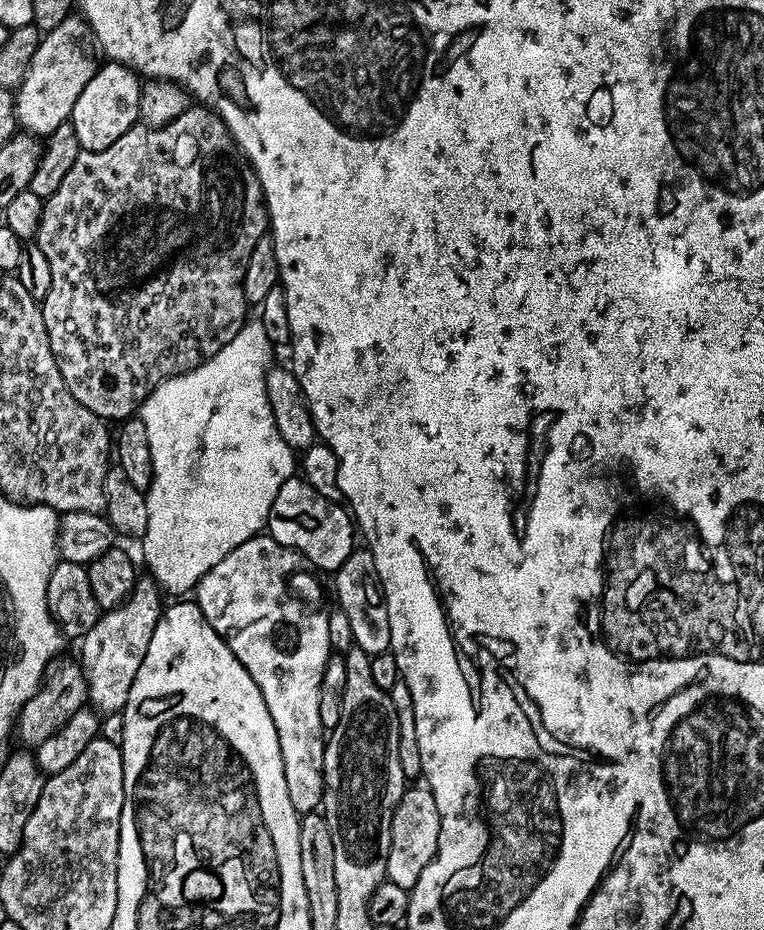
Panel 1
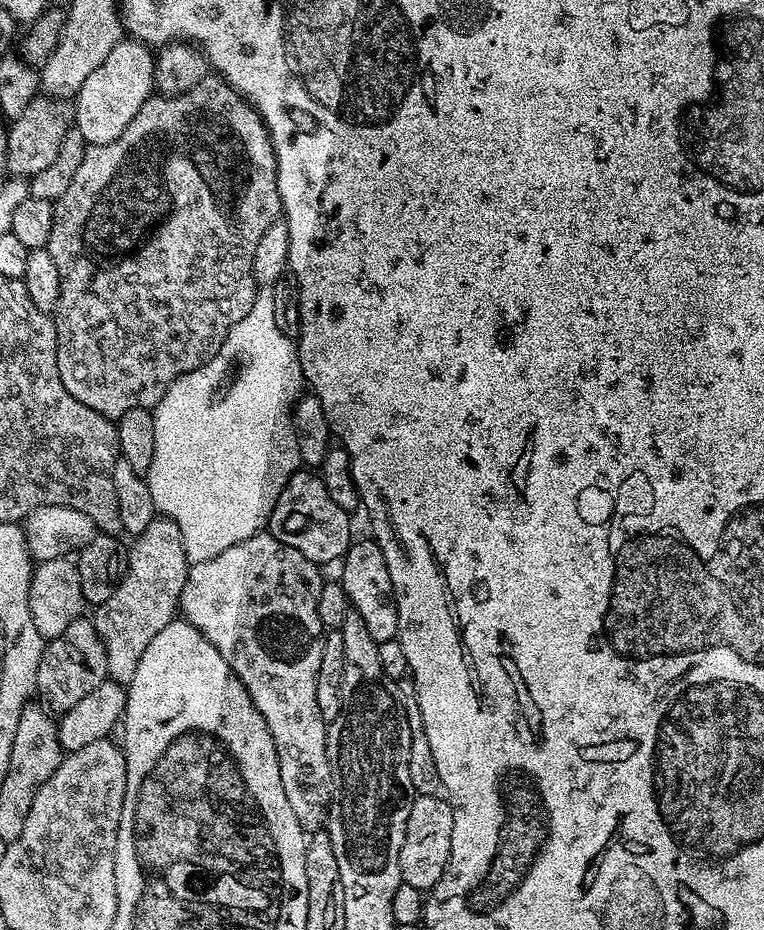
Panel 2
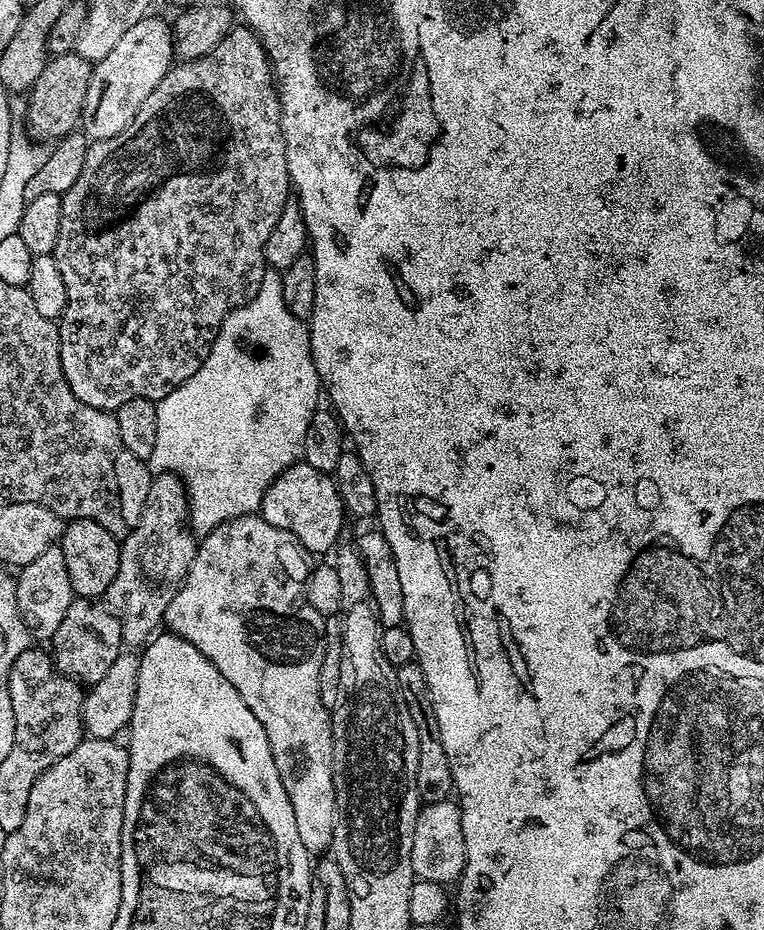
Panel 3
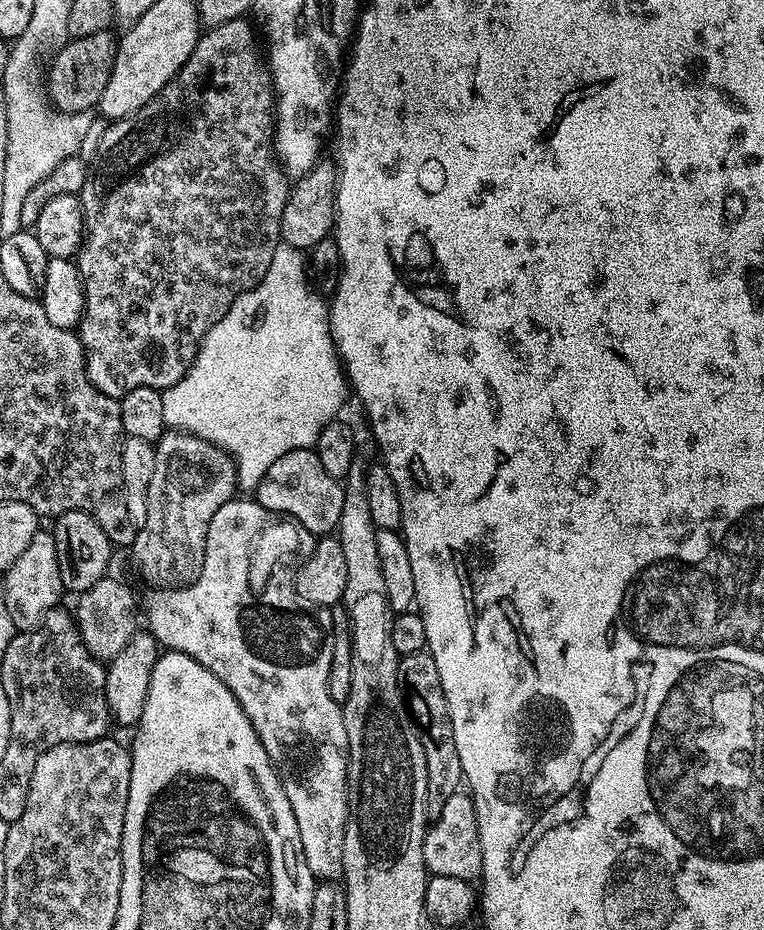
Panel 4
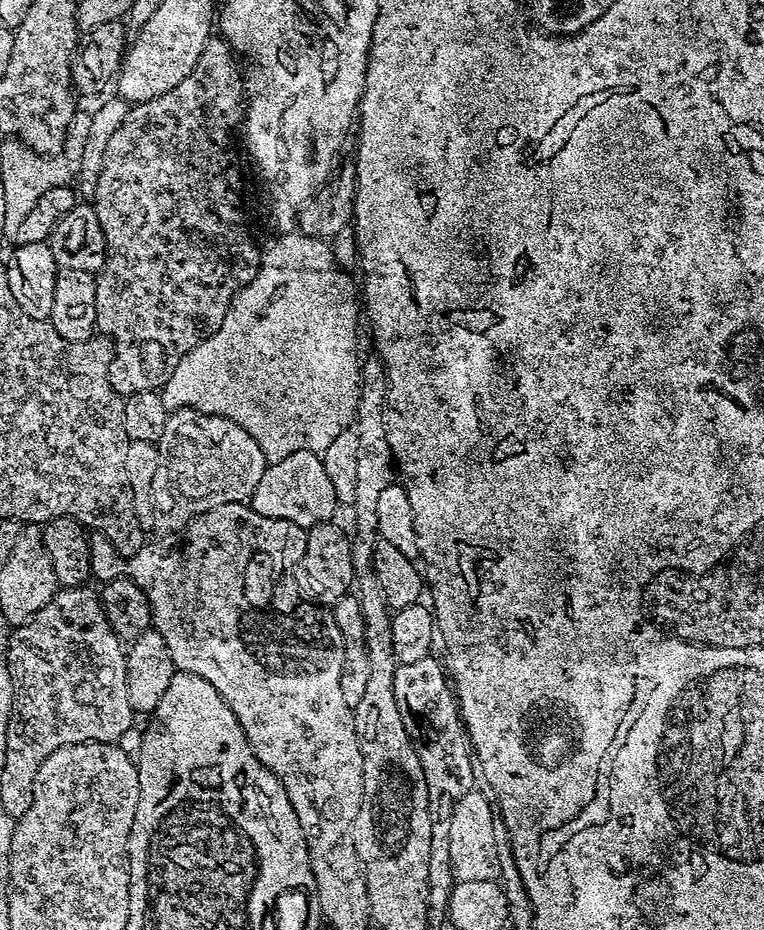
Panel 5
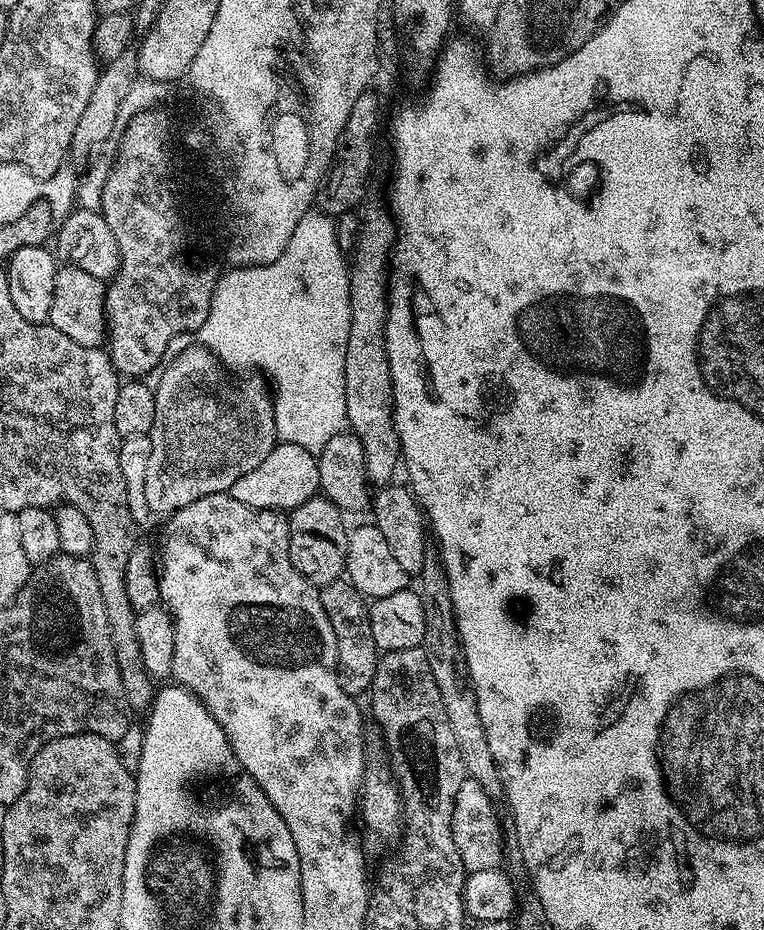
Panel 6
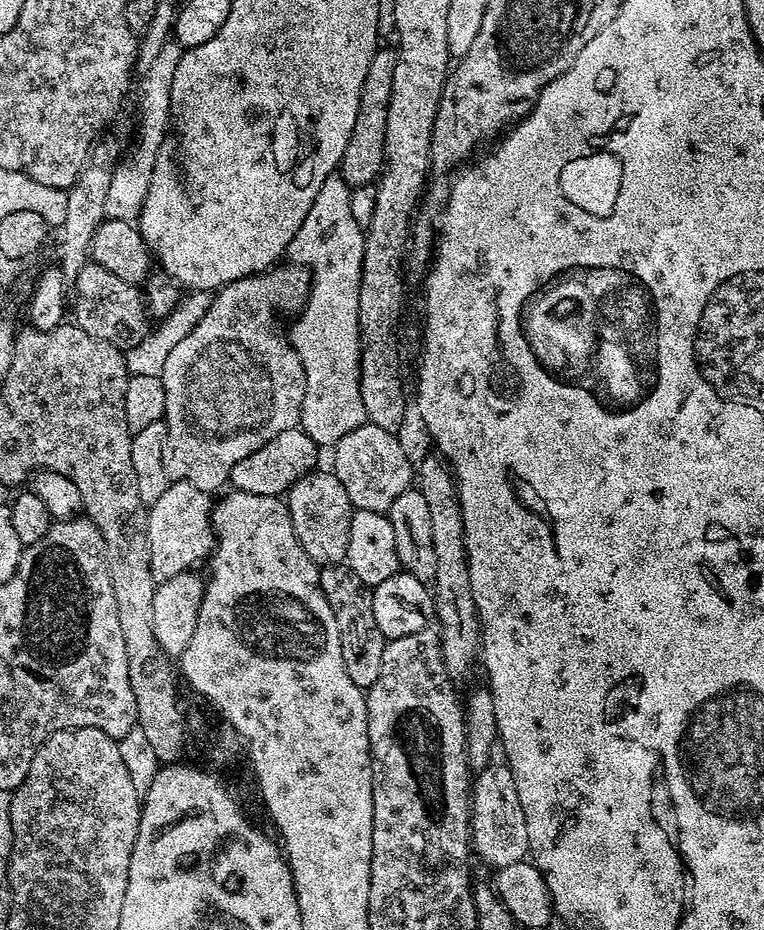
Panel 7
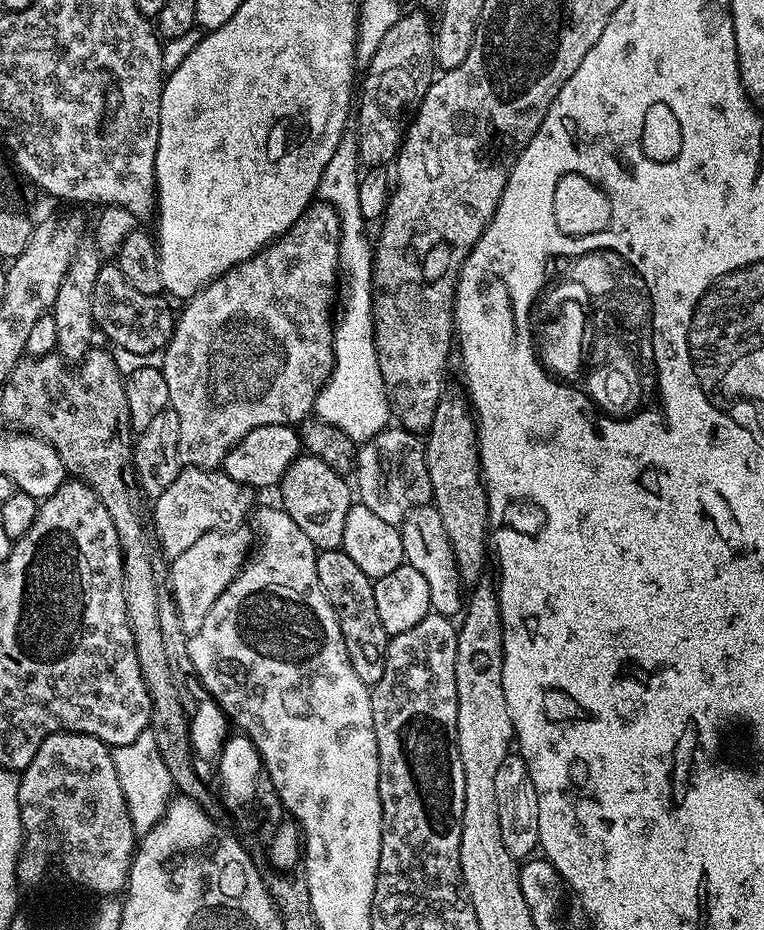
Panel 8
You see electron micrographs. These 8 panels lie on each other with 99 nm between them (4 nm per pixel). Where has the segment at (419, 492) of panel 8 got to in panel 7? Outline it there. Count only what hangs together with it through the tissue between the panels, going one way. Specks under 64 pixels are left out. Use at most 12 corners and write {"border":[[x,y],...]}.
{"border":[[365,422],[331,449],[353,509],[387,513],[414,484],[399,435]]}

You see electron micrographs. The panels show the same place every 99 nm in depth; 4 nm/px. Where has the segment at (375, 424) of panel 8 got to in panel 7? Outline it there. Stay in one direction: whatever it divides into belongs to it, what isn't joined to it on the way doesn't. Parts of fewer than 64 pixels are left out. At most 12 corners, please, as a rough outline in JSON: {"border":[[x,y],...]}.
{"border":[[329,176],[286,256],[308,269],[287,339],[299,427],[334,446],[365,423],[364,232]]}

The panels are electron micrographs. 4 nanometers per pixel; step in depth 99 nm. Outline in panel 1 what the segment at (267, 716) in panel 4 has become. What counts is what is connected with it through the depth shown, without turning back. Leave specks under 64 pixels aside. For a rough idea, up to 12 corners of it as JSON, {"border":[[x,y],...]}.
{"border":[[261,534],[194,603],[258,682],[294,810],[324,799],[328,612]]}

